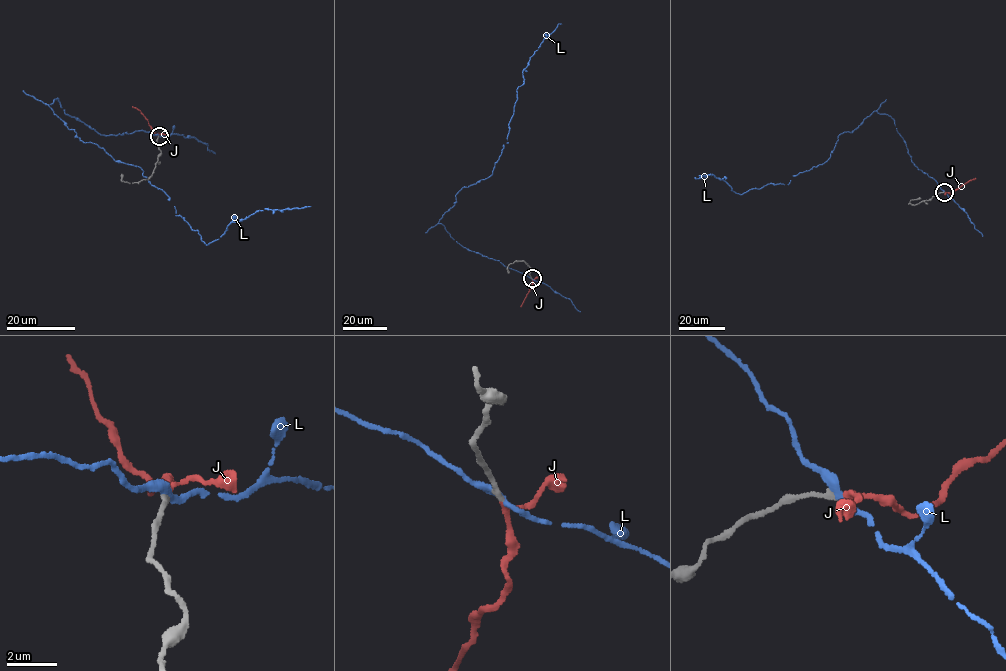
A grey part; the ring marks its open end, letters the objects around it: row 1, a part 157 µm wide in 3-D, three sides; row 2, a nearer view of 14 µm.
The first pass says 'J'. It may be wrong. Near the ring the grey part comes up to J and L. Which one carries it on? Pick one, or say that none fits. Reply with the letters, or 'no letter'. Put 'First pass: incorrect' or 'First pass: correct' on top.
First pass: correct
J

